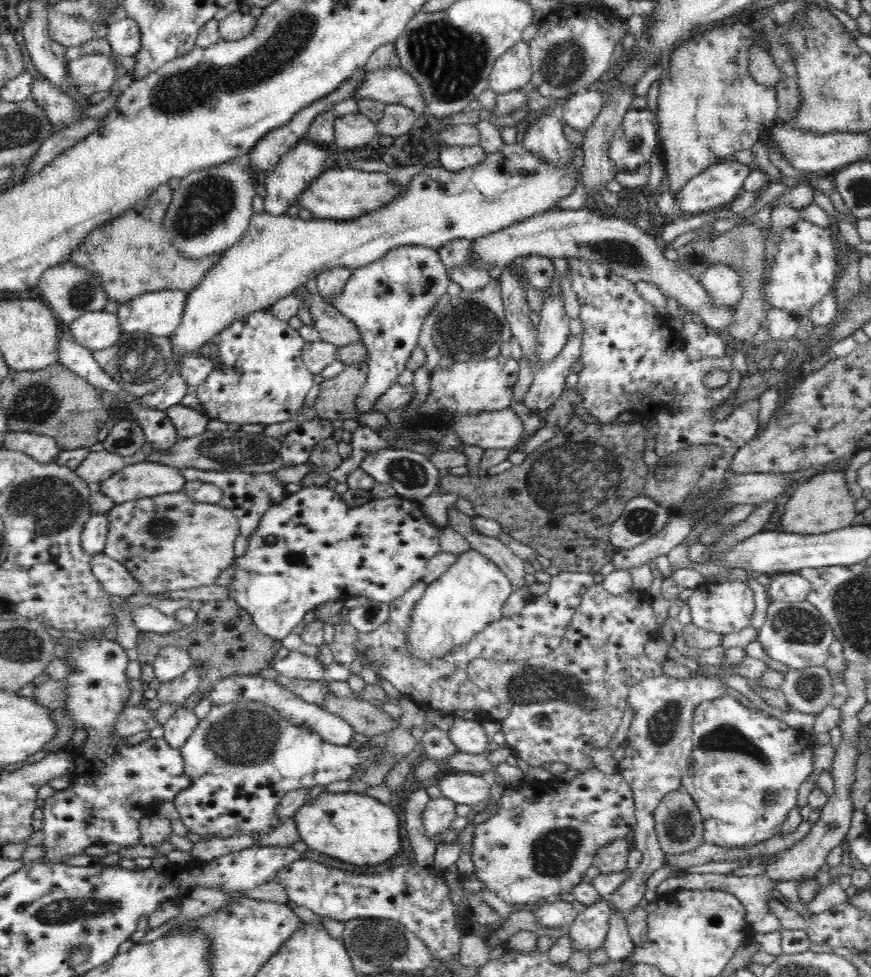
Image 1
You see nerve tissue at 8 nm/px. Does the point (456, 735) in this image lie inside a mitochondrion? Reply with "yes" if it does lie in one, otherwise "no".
no

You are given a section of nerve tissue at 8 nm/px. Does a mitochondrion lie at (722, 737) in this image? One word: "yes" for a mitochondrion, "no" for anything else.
yes

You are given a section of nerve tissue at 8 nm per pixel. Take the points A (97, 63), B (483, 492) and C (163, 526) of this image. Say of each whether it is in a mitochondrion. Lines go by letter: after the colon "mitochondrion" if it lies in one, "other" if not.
A: other
B: other
C: mitochondrion

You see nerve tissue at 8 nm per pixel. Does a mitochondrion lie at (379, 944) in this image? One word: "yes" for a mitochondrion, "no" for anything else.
yes

